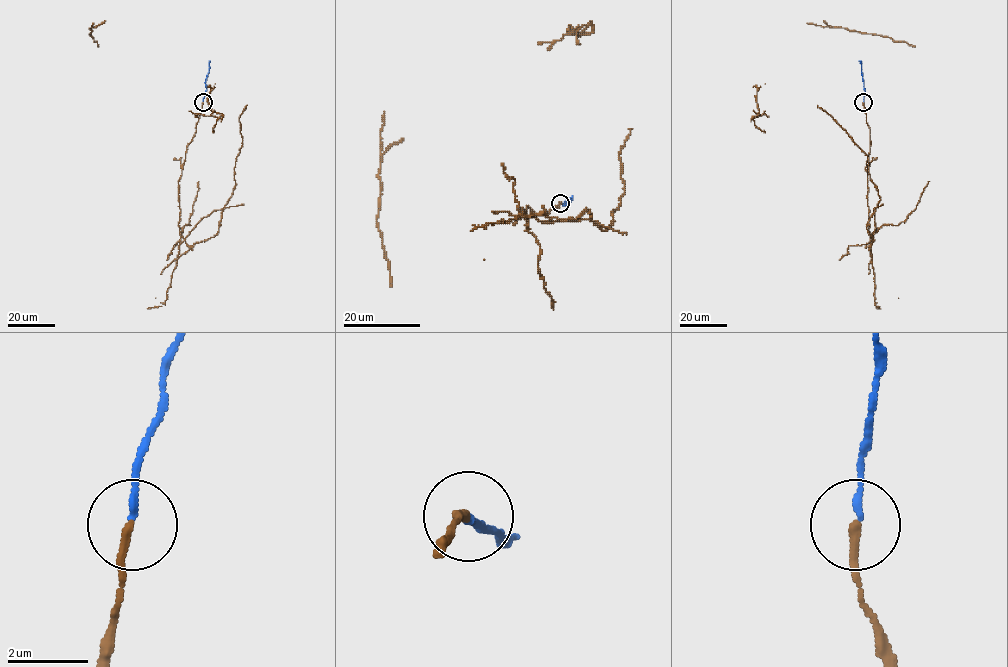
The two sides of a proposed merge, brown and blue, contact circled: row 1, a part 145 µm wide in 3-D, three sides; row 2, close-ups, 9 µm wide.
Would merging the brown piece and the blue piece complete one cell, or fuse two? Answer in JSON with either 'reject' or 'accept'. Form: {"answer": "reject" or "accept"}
{"answer": "reject"}

